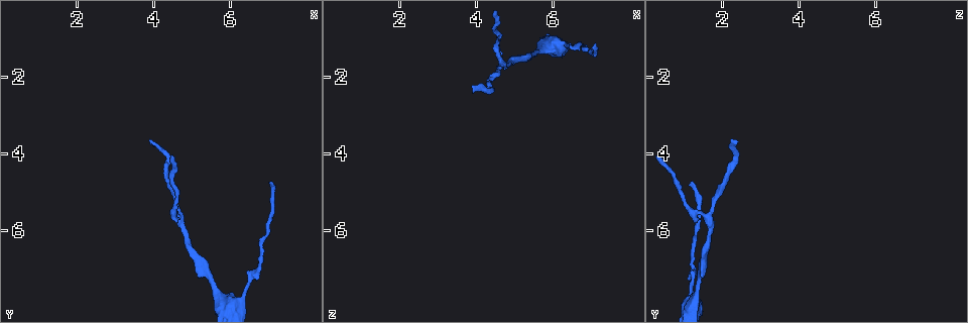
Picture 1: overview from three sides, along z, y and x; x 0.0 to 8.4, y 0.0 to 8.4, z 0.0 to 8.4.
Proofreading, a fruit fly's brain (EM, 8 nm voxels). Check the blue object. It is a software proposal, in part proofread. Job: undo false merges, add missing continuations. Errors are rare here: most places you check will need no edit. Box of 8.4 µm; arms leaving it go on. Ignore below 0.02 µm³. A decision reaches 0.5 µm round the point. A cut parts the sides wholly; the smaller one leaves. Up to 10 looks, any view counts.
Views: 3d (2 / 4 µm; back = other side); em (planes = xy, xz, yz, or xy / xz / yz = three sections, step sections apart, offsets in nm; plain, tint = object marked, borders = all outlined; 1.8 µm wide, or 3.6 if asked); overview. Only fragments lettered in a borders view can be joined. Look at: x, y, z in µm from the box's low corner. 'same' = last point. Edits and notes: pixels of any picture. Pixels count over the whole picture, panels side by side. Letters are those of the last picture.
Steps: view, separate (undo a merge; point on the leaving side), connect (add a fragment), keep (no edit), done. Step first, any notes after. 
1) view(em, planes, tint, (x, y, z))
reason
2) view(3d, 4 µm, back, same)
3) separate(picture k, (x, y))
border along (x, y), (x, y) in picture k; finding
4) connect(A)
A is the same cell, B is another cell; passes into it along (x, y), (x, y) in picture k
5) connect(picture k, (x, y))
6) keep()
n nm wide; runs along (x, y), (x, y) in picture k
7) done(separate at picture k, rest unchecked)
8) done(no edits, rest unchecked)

view(em, xz, step 4, tint, (4.70, 5.60, 1.65))

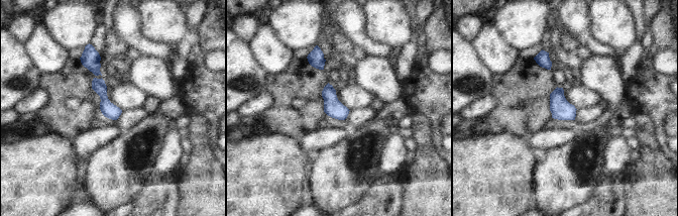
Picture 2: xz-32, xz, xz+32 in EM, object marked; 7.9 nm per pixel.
view(em, planes, tint, same)

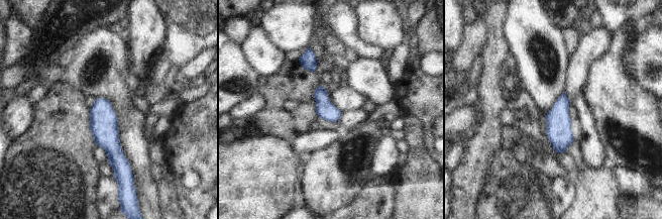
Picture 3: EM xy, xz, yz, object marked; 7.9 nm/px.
view(em, planes, borders, same)
what lies round it

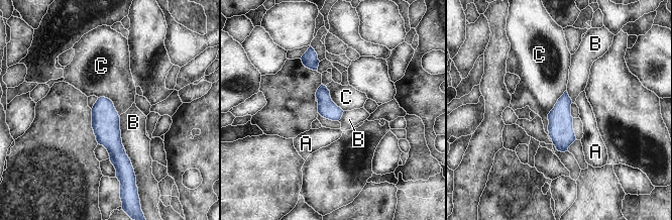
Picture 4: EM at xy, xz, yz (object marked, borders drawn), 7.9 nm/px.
keep()
A, B and C are other cells; runs along (102, 99), (118, 169) in picture 4; continuous, no second neuron

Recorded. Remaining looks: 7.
view(3d, 4 µm, (5.75, 7.75, 1.25))
thick turns thin

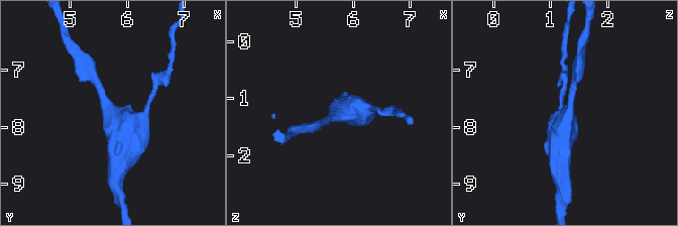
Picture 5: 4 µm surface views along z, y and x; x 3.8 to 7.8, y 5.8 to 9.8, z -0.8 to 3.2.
view(em, 3.6 µm, yz, step 8, borders, (5.75, 7.80, 1.30))
need the tissue

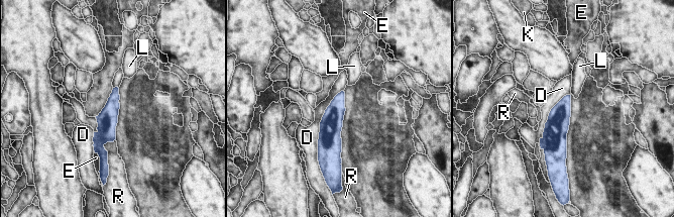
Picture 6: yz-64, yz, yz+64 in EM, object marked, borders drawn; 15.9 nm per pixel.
keep()
D, E, K, L and R are other cells; border along (343, 90), (325, 110), (318, 132) in picture 6; all the same neuron

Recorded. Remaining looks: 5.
view(3d, 2 µm, (7.10, 4.75, 1.15))
free end

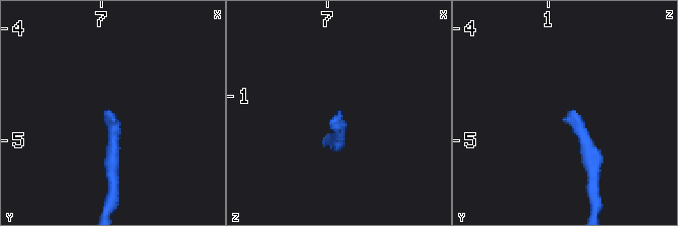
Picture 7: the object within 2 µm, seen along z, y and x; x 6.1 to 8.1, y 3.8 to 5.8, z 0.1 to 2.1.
view(em, planes, borders, (7.10, 4.72, 1.16))
now the EM

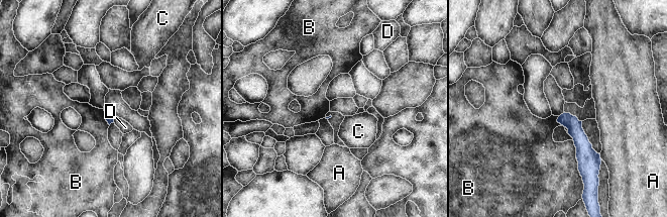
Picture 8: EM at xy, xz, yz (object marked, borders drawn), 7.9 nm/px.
keep()
B touches over 320 nm; A, B, C and D are other cells; none of them fits

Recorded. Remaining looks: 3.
view(3d, 2 µm, (3.90, 3.65, 2.35))
tapers out

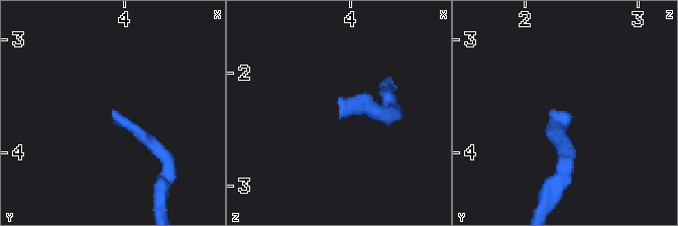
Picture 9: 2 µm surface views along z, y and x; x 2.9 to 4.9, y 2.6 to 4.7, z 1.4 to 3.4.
view(em, yz, step 8, tint, (3.92, 3.64, 2.34))

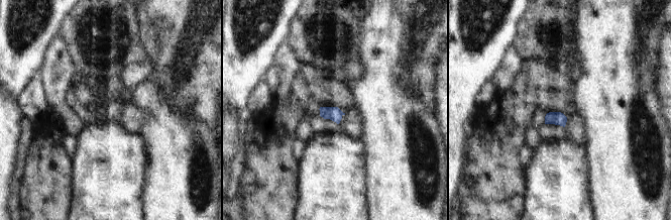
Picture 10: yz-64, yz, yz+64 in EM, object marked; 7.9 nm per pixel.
view(em, planes, borders, same)

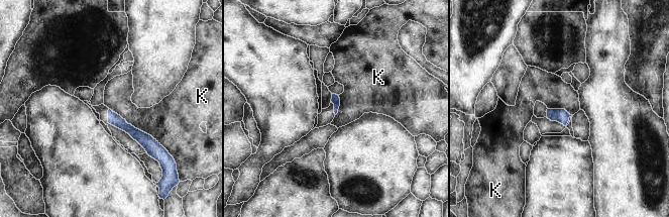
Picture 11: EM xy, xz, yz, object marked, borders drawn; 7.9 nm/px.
keep()
K is another cell; runs along (110, 113), (120, 123), (156, 148) in picture 11; no lettered fragment goes on from it

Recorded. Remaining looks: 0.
done(no edits, rest unchecked)

